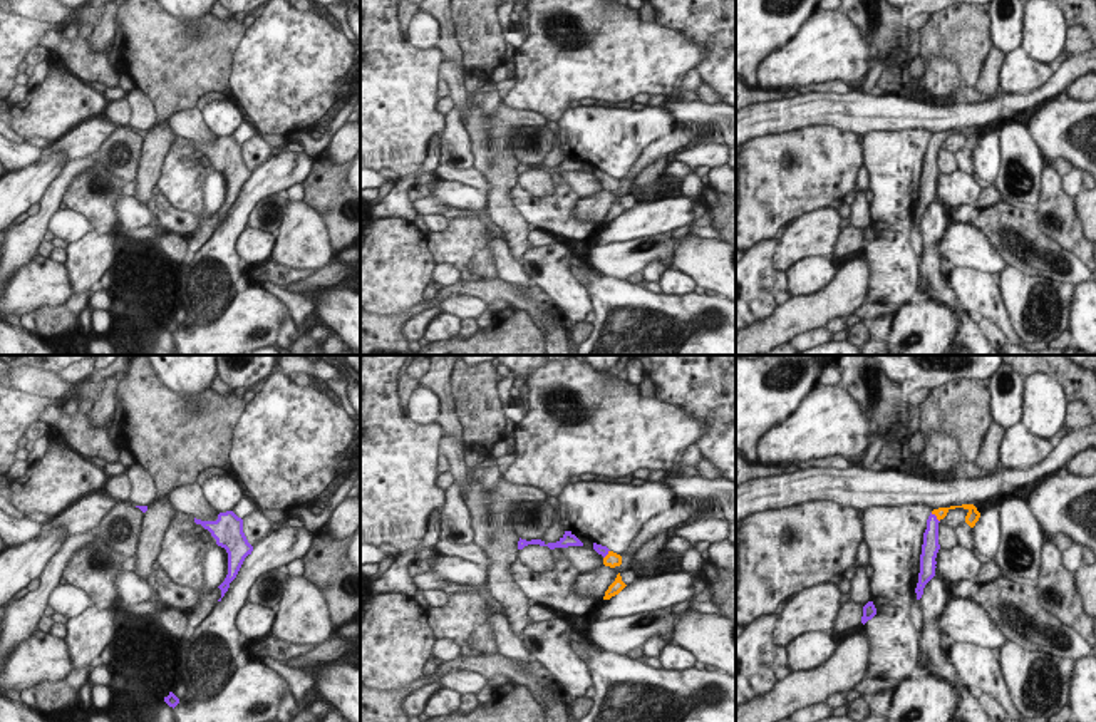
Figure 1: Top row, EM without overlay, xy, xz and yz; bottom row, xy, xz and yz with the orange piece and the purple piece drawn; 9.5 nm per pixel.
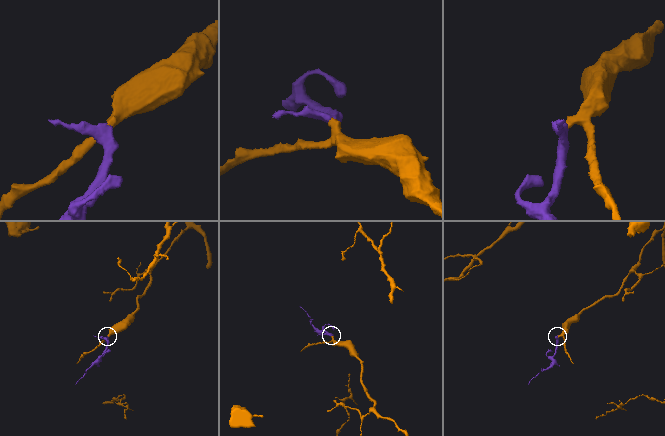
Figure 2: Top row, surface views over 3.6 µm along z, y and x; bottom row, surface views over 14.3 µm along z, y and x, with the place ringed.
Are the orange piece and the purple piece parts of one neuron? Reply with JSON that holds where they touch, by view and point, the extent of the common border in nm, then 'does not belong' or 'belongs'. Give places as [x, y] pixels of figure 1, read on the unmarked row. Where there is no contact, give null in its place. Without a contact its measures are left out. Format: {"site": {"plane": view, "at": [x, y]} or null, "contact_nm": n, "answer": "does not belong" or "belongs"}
{"site": {"plane": "yz", "at": [935, 139]}, "contact_nm": 130, "answer": "belongs"}

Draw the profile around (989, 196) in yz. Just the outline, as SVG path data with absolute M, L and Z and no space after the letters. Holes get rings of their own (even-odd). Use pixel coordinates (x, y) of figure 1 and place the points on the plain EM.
M990 184L989 188L984 188L980 191L980 196L975 199L975 206L979 211L982 211L985 208L997 204L999 201L1002 201L1002 196L997 191L997 188L994 184Z

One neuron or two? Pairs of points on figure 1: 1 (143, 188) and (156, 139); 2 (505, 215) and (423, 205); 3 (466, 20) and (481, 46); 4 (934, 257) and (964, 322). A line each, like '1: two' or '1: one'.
1: one
2: two
3: one
4: one

